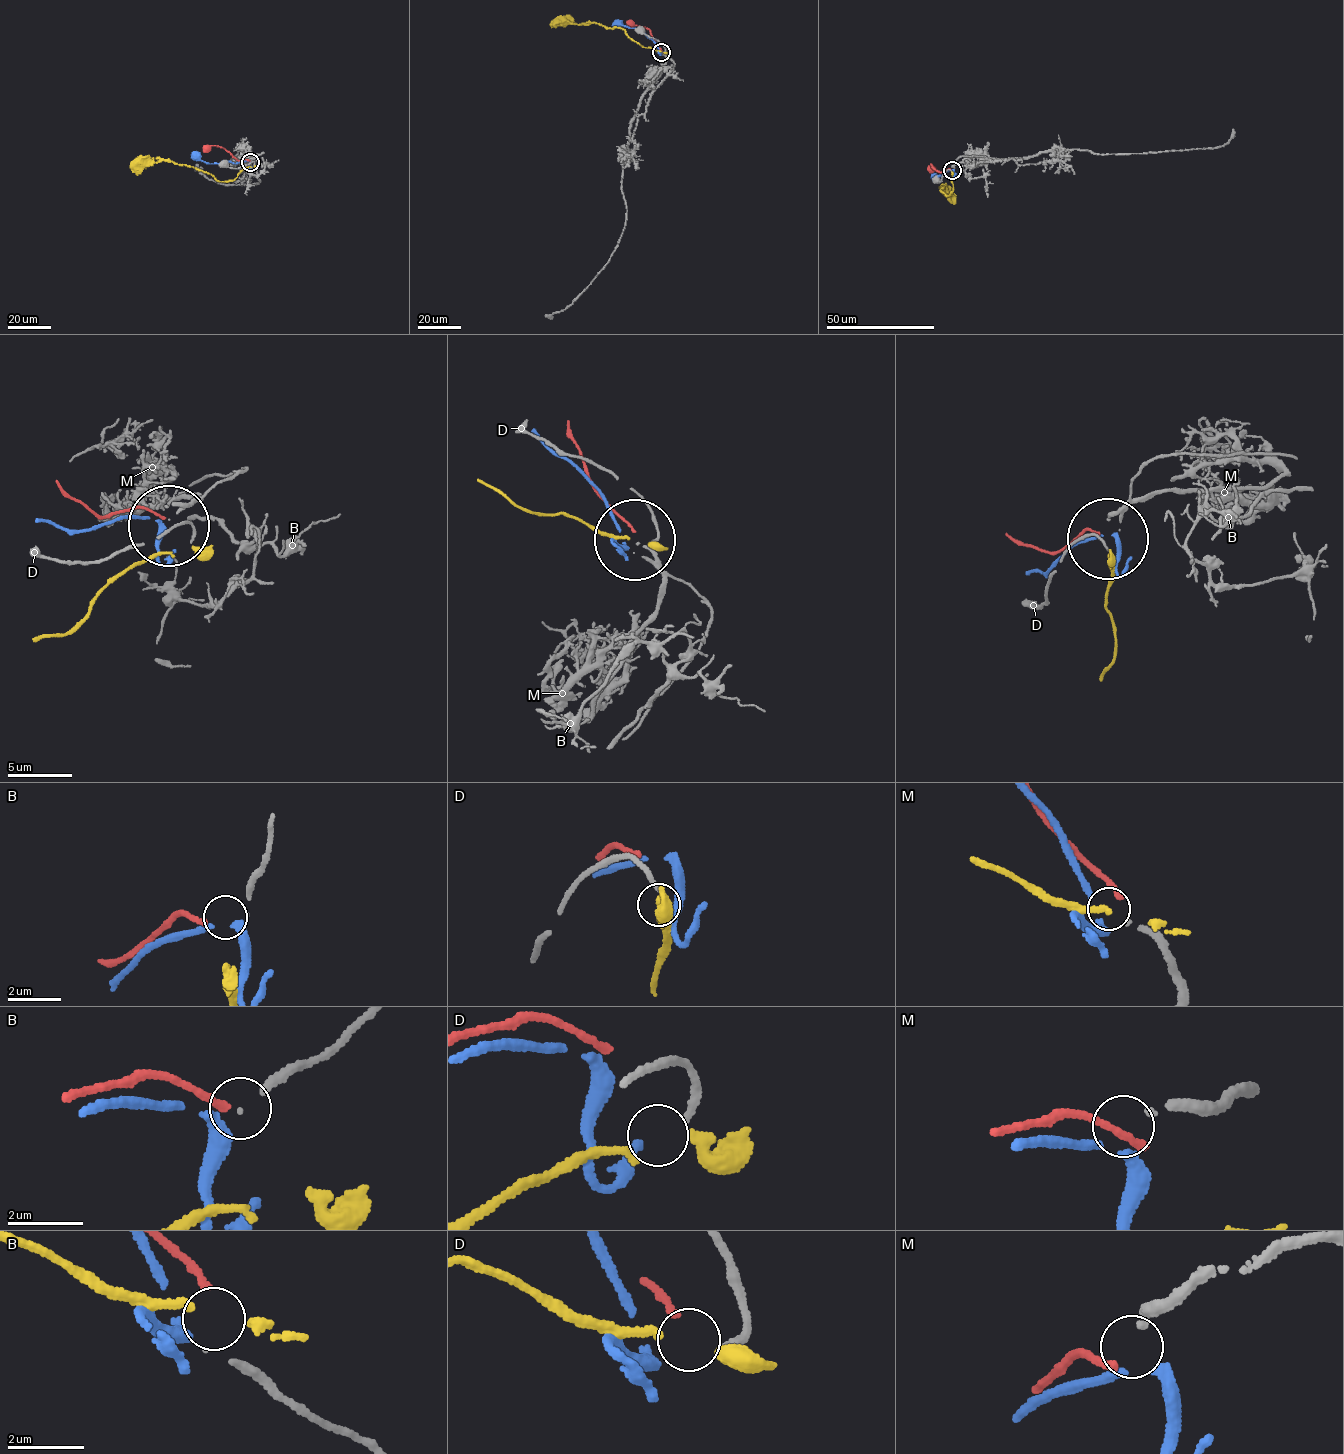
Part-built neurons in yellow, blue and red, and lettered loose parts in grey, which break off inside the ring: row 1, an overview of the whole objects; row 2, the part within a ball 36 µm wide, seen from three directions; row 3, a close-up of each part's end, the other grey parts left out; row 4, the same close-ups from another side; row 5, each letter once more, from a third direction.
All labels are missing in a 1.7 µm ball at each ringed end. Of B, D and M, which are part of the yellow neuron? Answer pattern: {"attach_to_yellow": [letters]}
{"attach_to_yellow": []}

